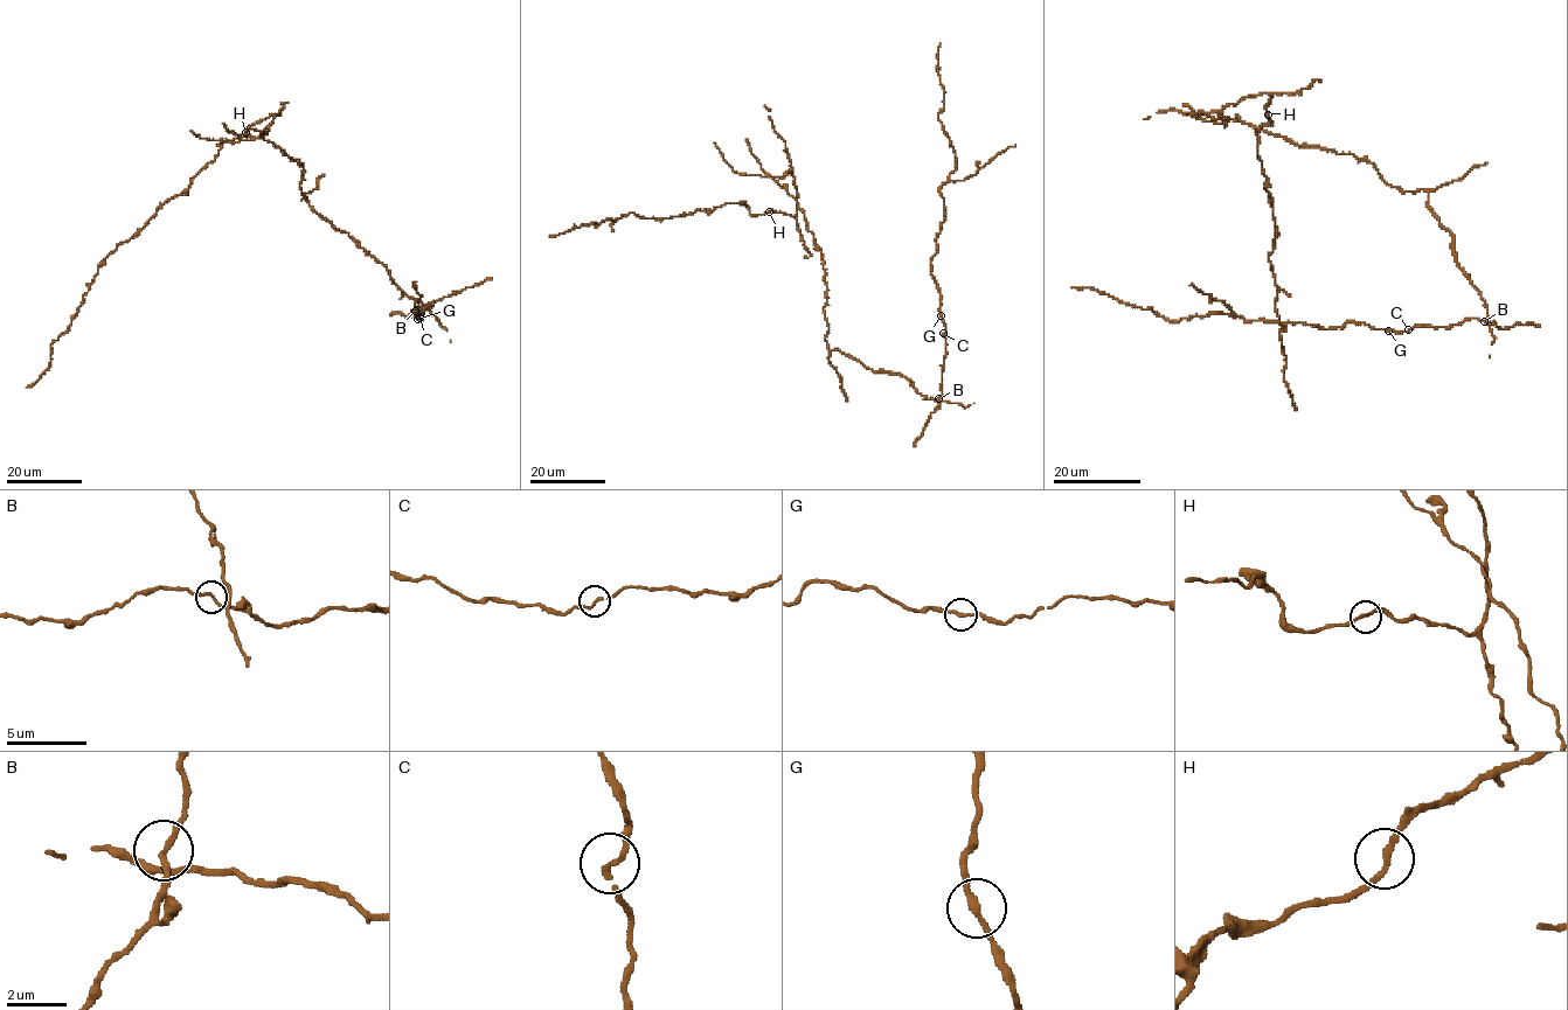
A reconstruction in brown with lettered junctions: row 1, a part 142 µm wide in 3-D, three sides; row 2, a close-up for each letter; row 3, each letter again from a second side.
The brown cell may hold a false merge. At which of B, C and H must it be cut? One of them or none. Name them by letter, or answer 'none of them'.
none of them

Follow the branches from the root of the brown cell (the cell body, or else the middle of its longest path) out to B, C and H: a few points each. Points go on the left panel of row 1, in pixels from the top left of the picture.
B: (300, 180), (302, 199), (305, 197), (334, 228), (347, 232), (381, 262), (394, 283), (418, 302), (415, 311)
C: (300, 180), (302, 199), (384, 266), (394, 283), (418, 302), (420, 318)
H: (300, 180), (298, 160), (269, 140), (251, 139), (266, 130), (273, 115), (245, 132)

